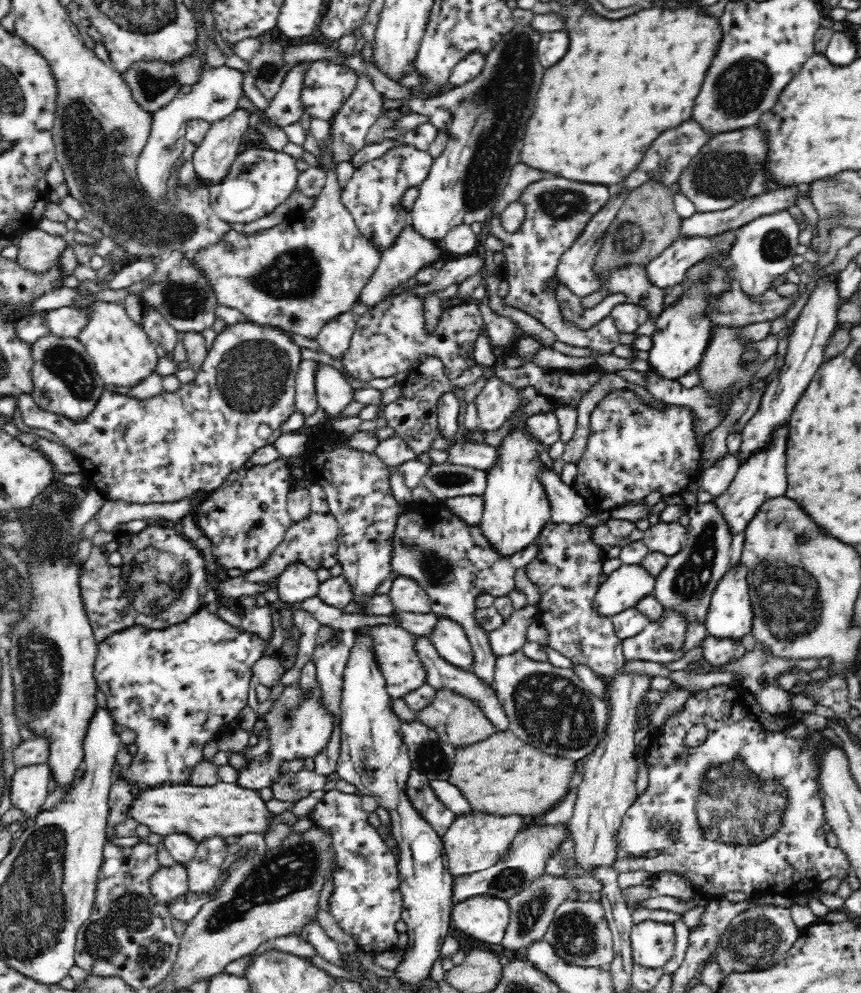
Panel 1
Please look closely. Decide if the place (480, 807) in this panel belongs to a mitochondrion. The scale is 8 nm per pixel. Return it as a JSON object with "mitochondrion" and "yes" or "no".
{"mitochondrion":"no"}

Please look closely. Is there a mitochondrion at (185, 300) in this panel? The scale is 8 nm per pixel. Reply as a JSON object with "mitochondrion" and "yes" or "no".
{"mitochondrion":"yes"}

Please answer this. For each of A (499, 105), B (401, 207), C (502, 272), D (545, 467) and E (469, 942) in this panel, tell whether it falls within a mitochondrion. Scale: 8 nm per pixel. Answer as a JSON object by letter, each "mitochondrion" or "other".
{"A":"mitochondrion","B":"other","C":"other","D":"other","E":"other"}

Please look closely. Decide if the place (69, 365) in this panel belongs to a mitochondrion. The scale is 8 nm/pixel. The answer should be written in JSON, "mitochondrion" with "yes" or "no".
{"mitochondrion":"yes"}

